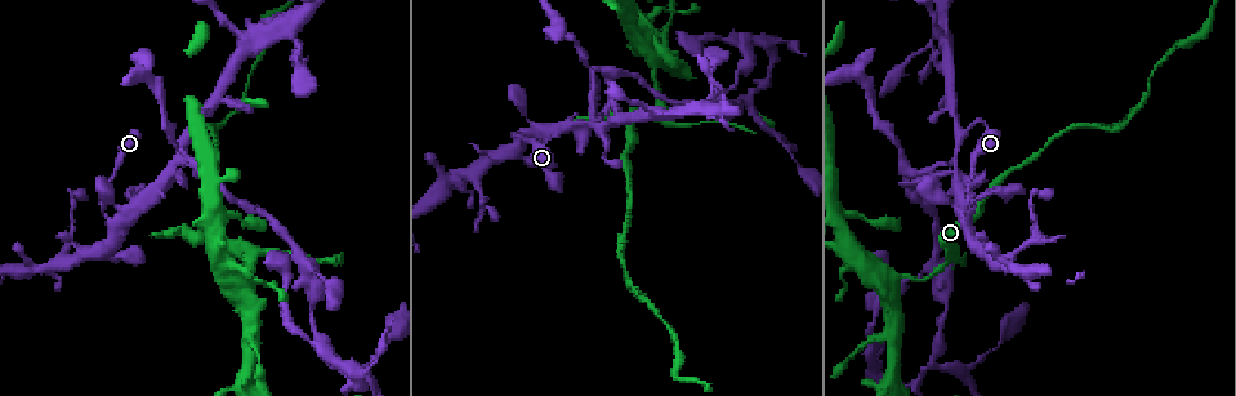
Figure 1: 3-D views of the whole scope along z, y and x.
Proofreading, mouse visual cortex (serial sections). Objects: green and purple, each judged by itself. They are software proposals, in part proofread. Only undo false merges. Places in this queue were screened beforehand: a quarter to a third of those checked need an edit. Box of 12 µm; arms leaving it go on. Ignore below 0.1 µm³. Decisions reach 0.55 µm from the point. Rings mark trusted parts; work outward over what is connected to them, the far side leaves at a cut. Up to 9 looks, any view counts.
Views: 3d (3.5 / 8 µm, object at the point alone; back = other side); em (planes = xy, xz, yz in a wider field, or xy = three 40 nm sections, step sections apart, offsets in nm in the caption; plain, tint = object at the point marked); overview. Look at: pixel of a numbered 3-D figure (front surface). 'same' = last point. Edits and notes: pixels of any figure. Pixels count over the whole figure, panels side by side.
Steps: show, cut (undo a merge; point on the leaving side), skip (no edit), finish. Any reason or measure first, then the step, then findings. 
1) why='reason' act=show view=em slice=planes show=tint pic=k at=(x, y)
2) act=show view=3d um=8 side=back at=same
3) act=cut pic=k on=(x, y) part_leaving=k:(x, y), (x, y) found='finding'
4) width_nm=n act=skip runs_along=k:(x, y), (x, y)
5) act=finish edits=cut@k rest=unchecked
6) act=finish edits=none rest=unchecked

why='abrupt turn' act=show view=3d um=3.5 side=back pic=1 at=(667, 122)

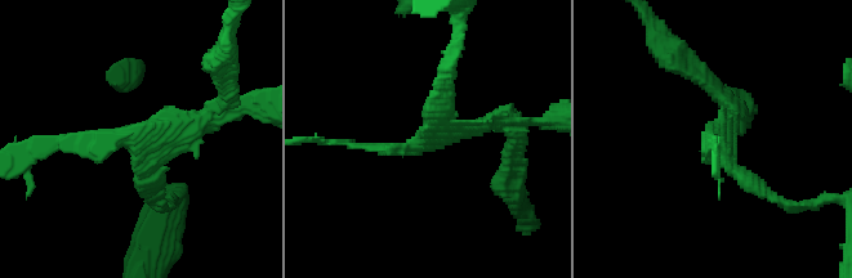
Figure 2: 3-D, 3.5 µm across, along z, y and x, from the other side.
act=show view=em slice=xy step=3 show=plain pic=2 at=(140, 141)

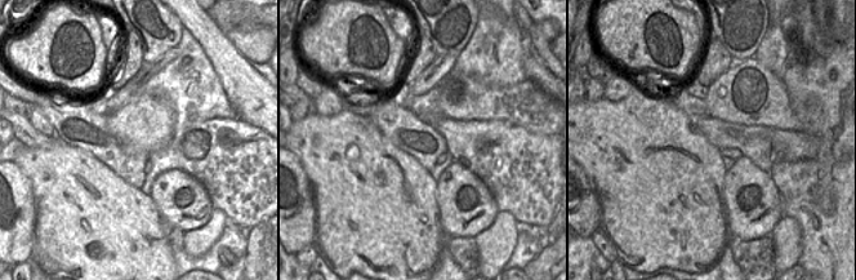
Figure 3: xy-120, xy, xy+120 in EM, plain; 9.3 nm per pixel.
why='with the object marked' act=show view=em slice=xy step=3 show=tint at=same

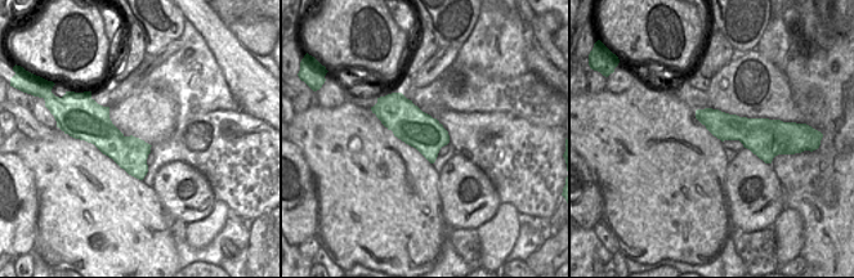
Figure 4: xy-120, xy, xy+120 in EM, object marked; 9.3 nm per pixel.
act=cut pic=2 on=(700, 71) found='a second cell is stuck on'

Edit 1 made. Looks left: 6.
act=show view=overview

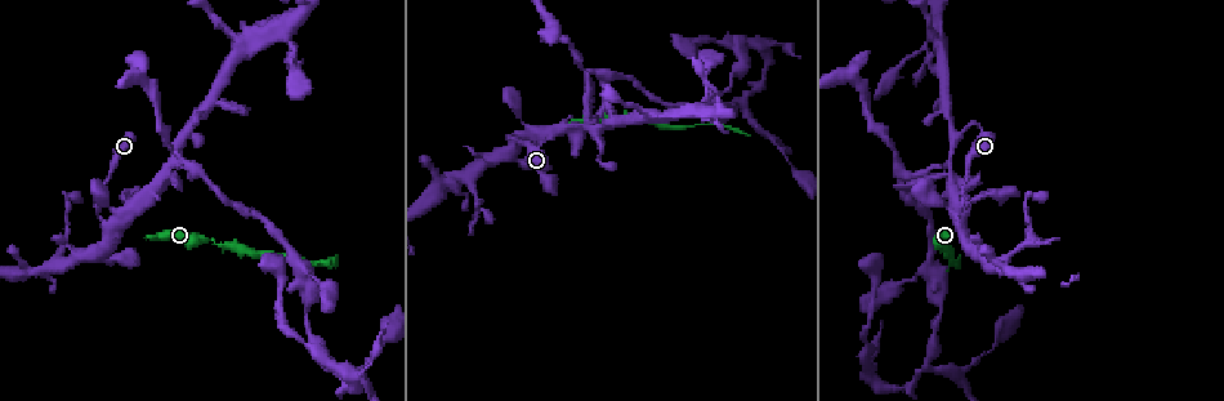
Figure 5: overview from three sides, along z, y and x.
why='small branch off a trunk' act=show view=3d um=3.5 pic=5 at=(108, 223)

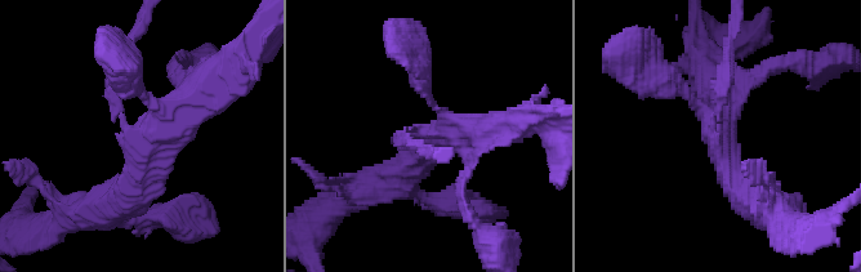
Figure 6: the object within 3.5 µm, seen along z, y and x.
arms=4 arm_widths_nm=150,150,350,400 act=show view=em slice=xy step=2 show=tint pic=6 at=(142, 138)

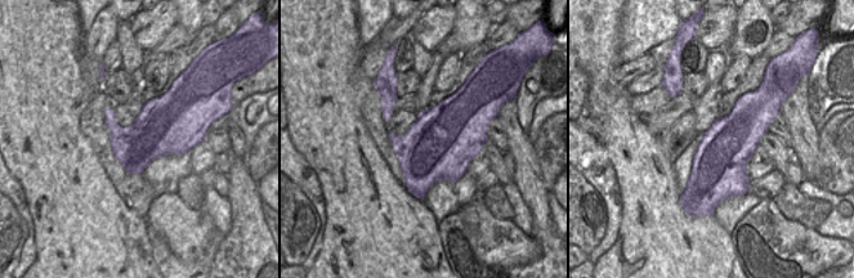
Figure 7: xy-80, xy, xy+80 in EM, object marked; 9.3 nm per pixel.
act=skip runs_along=6:(404, 142), (415, 129), (499, 125) found='one cell here'

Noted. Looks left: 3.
why='branch point' act=show view=3d um=3.5 pic=5 at=(169, 167)

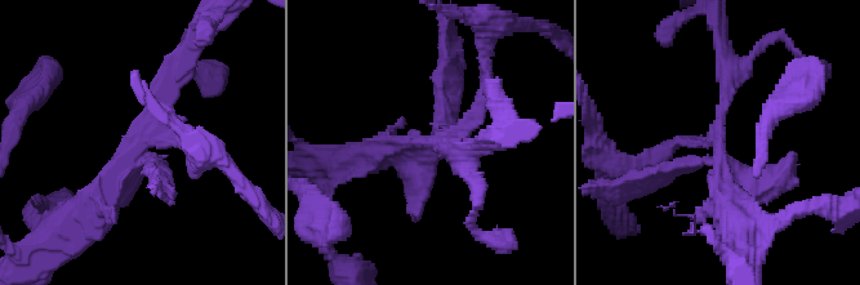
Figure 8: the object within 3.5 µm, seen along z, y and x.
why='need the tissue' act=show view=em slice=xy step=3 show=tint pic=8 at=(142, 141)

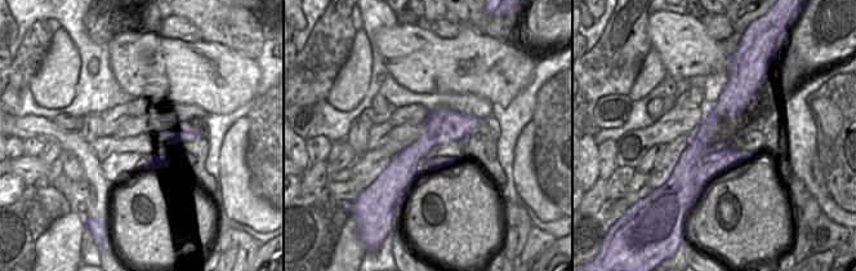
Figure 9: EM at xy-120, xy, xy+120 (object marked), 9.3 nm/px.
act=show view=em slice=xy step=1 show=tint at=same

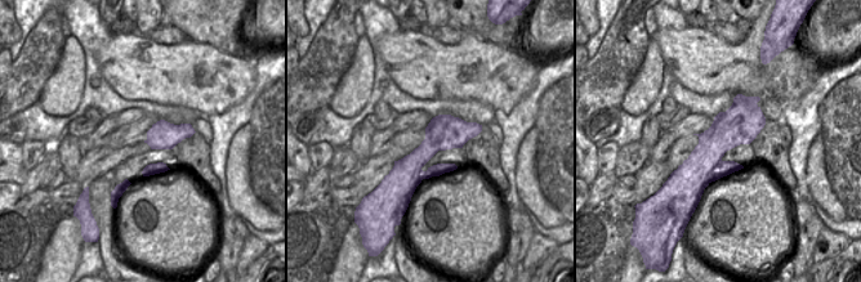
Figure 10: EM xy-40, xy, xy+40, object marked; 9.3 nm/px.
width_nm=340 act=skip runs_along=8:(378, 154), (449, 137), (489, 87) found='continuous, no second cell'

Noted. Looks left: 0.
act=finish edits=cut@2 rest=unchecked

